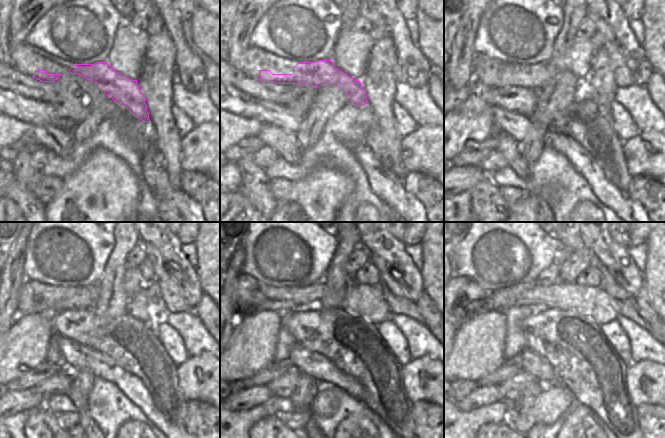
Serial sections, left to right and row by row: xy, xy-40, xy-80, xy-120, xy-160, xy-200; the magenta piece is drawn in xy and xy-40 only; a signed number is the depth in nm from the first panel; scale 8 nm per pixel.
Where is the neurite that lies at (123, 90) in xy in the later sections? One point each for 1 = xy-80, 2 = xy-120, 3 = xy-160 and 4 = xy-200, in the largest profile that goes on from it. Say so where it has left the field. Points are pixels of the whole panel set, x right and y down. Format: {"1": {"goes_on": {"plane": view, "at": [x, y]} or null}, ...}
{"1": {"goes_on": {"plane": "xy-80", "at": [533, 76]}}, "2": {"goes_on": {"plane": "xy-120", "at": [28, 303]}}, "3": {"goes_on": {"plane": "xy-160", "at": [250, 300]}}, "4": {"goes_on": {"plane": "xy-200", "at": [464, 297]}}}

